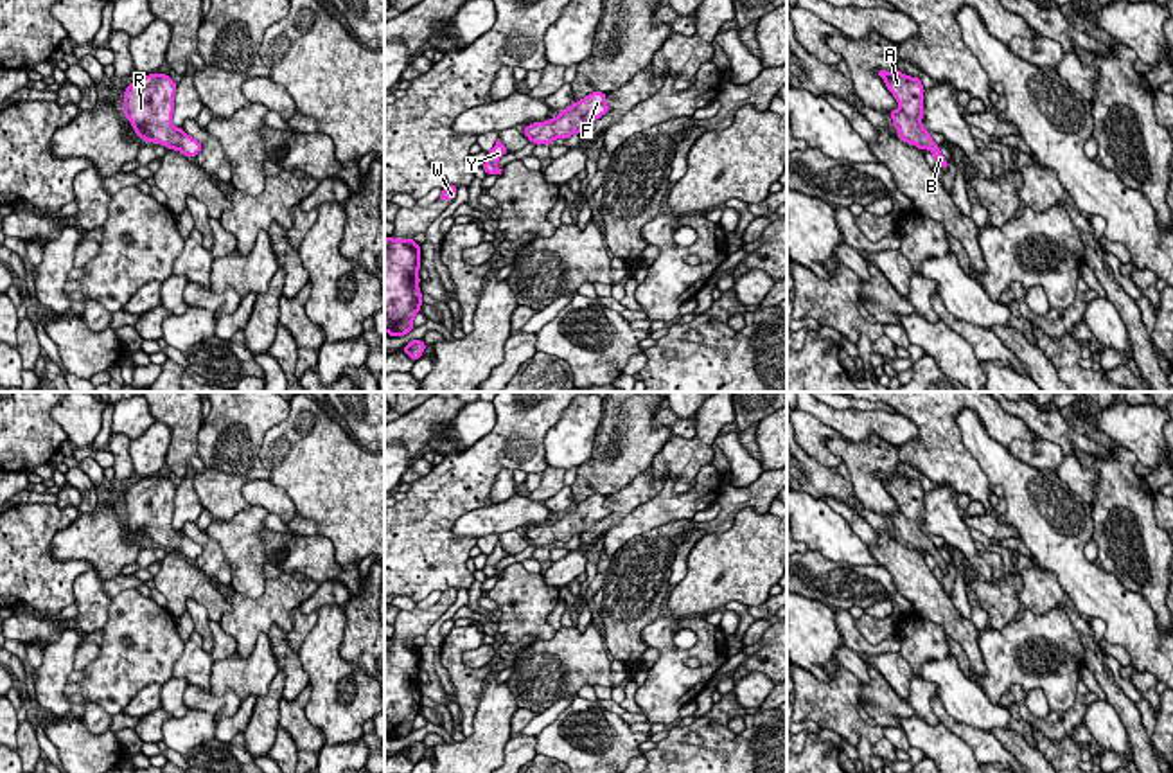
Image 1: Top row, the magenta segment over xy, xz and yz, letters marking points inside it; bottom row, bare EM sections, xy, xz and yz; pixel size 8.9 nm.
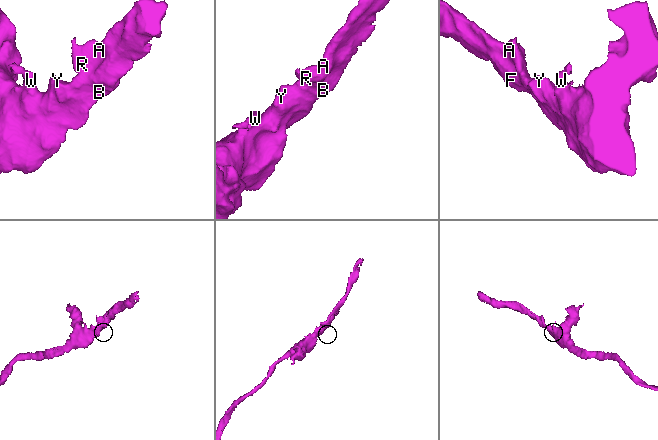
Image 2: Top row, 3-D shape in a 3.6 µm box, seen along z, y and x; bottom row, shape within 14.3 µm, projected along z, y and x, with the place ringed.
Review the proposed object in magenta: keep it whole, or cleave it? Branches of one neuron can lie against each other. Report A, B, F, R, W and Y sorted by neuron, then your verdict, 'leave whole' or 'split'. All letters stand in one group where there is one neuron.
groups A B F R W Y; leave whole

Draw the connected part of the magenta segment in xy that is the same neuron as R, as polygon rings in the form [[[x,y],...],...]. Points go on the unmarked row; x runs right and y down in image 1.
[[[169,476],[140,478],[124,494],[124,518],[144,545],[156,545],[194,561],[203,548],[172,529],[174,496],[176,485]]]

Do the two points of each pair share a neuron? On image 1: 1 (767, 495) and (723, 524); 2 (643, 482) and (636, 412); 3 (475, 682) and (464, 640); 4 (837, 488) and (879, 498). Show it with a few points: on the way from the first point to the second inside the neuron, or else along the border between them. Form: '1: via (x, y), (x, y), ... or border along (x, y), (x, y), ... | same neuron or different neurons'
1: via (755, 495), (744, 497), (730, 511) | same neuron
2: border along (649, 470), (608, 497) | different neurons
3: via (464, 673), (457, 666), (457, 651) | same neuron
4: border along (848, 477), (855, 495) | different neurons

